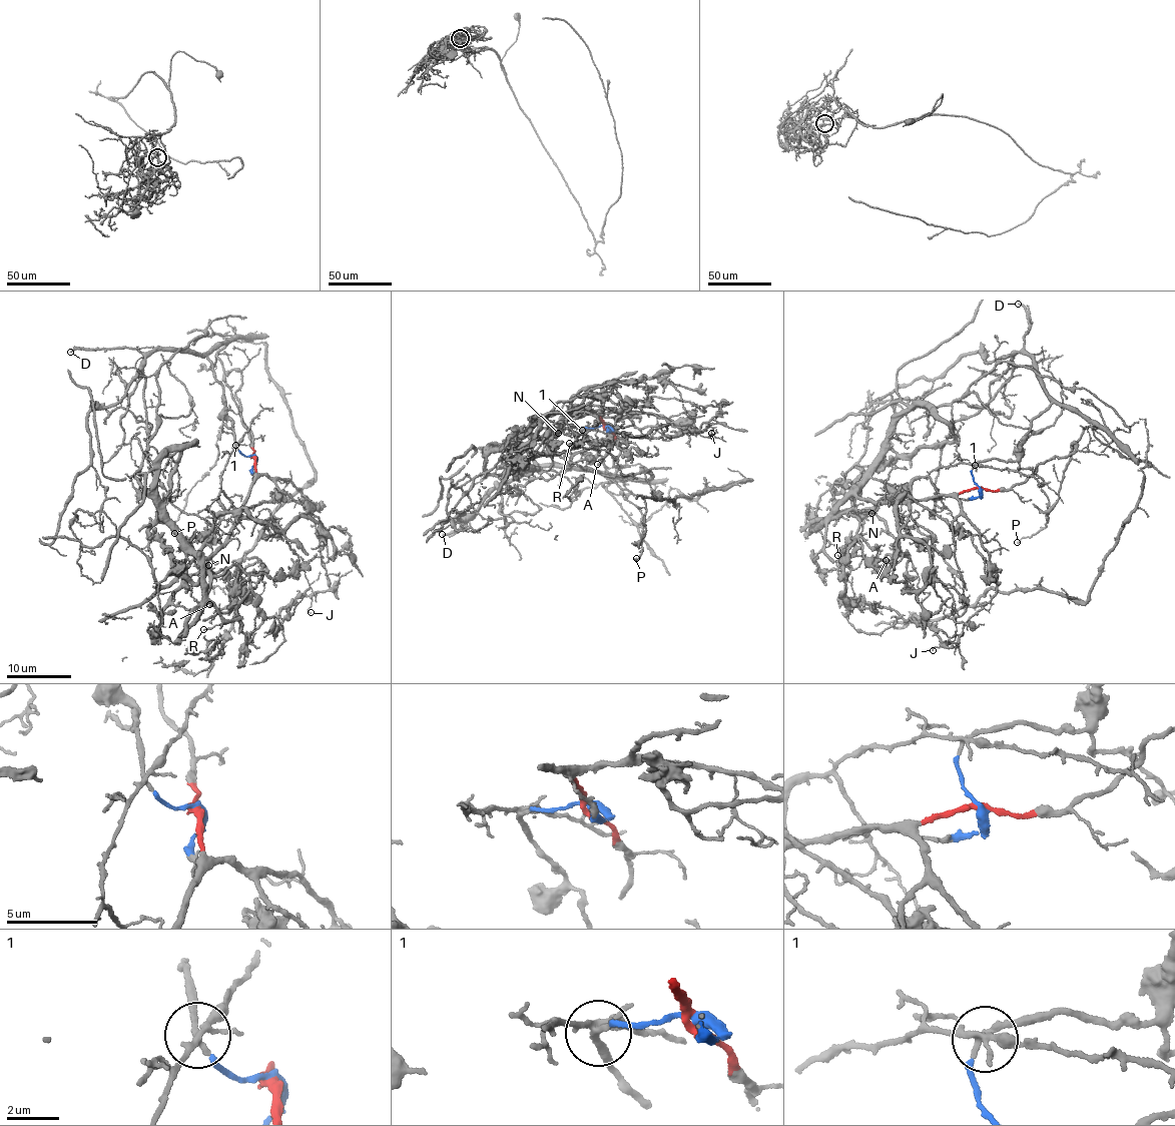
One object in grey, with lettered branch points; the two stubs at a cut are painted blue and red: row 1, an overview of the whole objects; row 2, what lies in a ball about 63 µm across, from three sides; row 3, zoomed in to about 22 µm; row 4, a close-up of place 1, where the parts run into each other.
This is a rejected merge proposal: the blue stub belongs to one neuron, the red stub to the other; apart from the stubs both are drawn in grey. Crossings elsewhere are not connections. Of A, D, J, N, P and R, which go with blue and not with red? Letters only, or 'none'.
D, P

